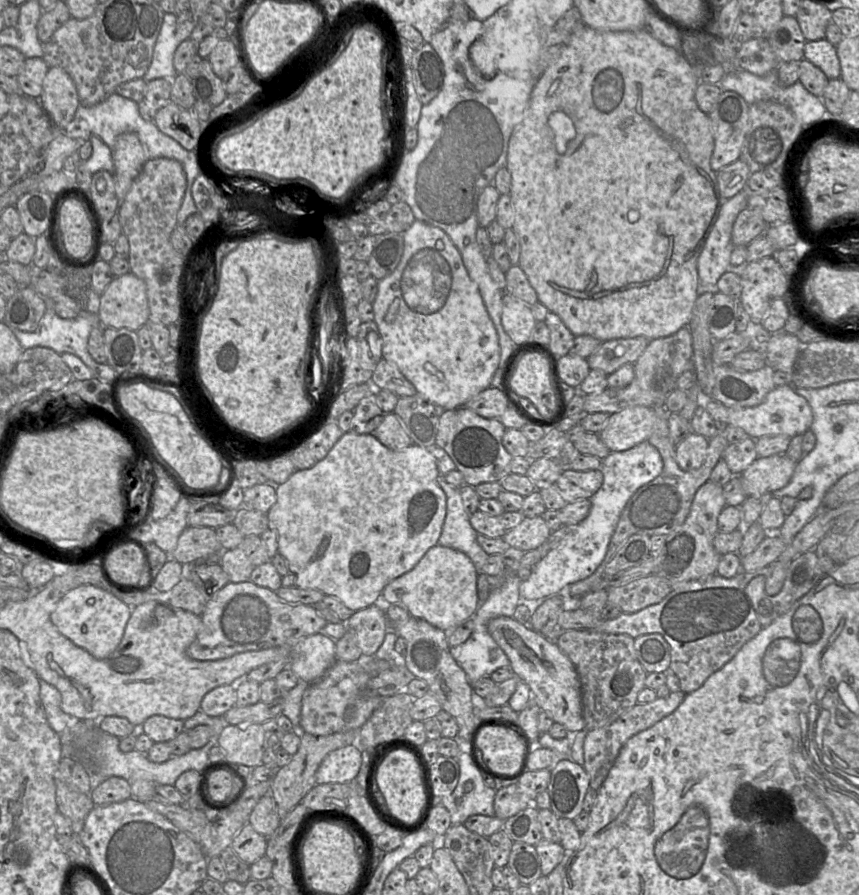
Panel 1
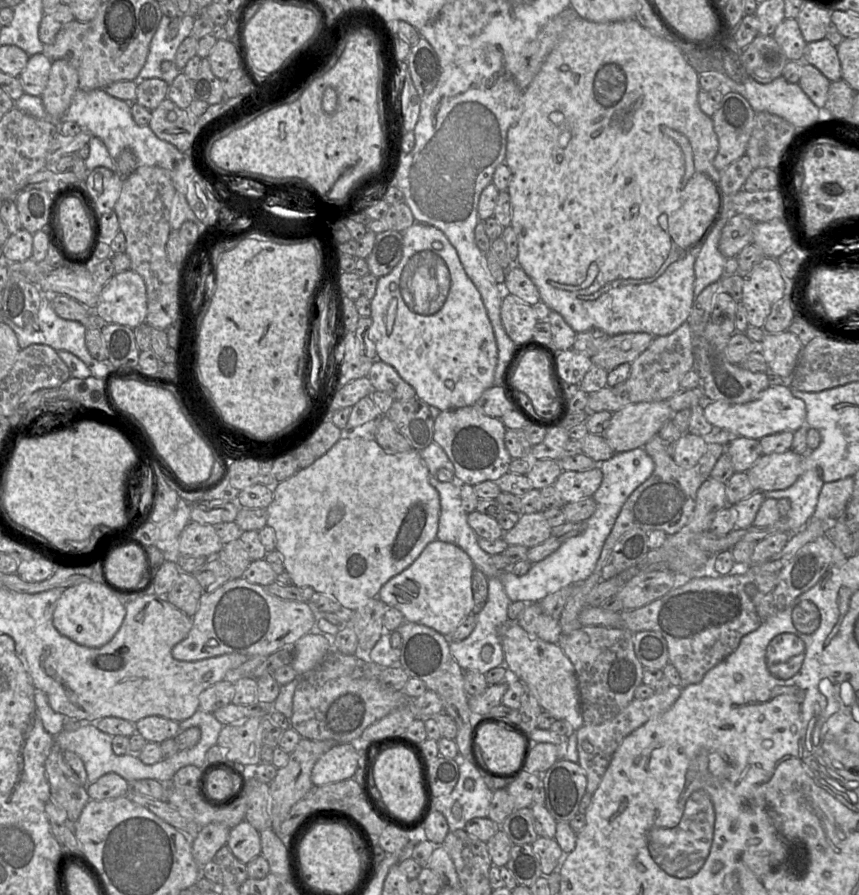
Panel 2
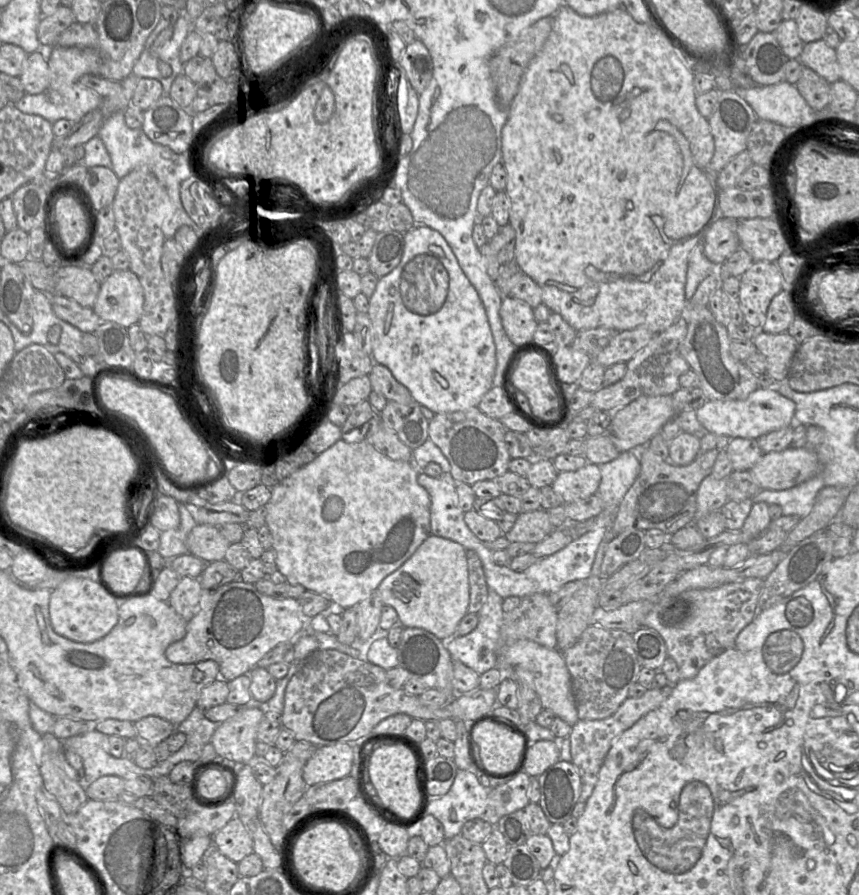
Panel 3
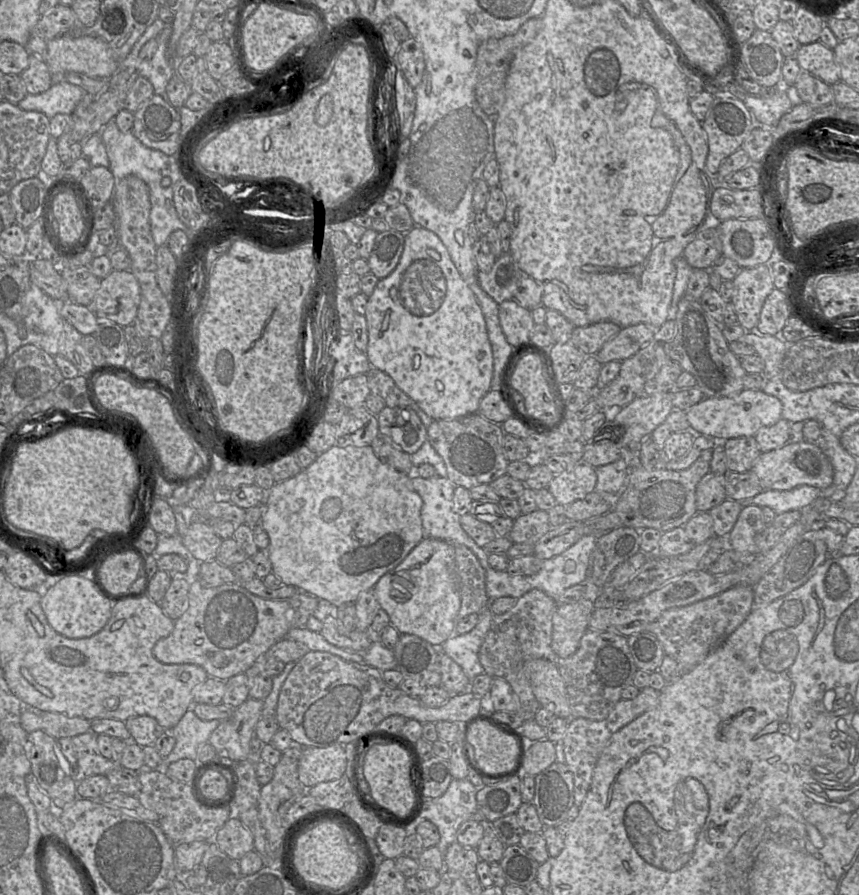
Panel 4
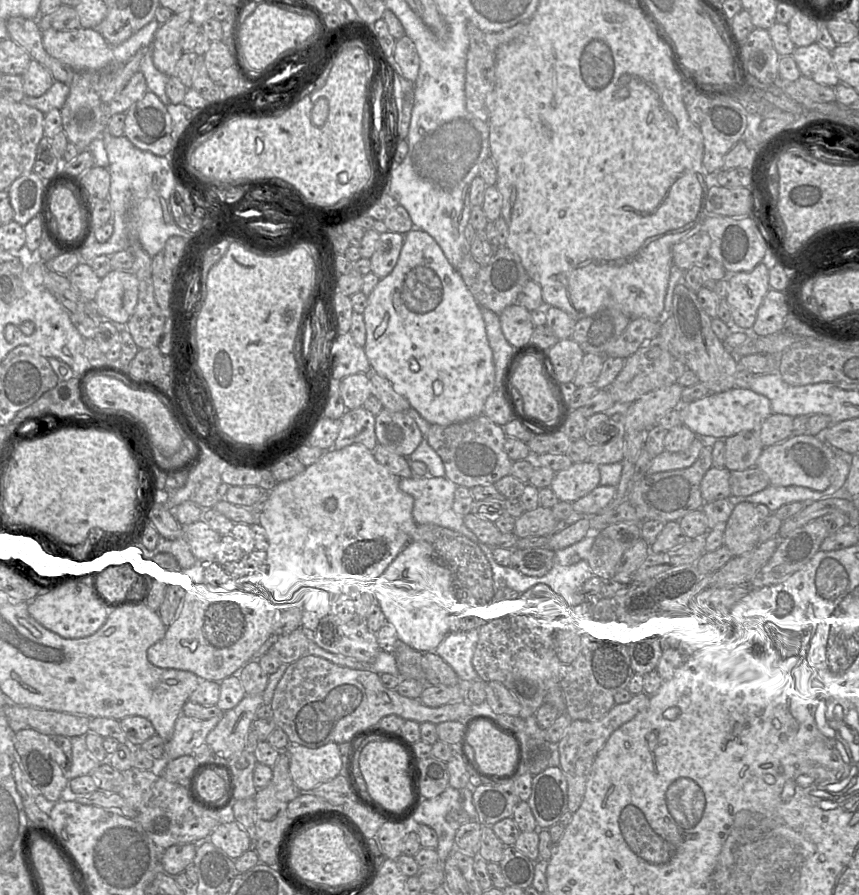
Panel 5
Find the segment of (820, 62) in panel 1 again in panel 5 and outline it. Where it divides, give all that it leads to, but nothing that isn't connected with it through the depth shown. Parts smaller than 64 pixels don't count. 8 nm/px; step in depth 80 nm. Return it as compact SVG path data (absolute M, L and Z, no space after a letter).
M818 43L796 47L792 57L802 76L825 86L835 87L839 84L831 52Z

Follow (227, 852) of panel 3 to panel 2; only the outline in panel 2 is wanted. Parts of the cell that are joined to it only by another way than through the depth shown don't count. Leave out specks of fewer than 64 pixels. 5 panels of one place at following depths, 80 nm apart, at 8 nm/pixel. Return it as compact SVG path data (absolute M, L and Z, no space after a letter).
M243 820L230 829L226 846L238 860L247 865L261 854L260 832Z

